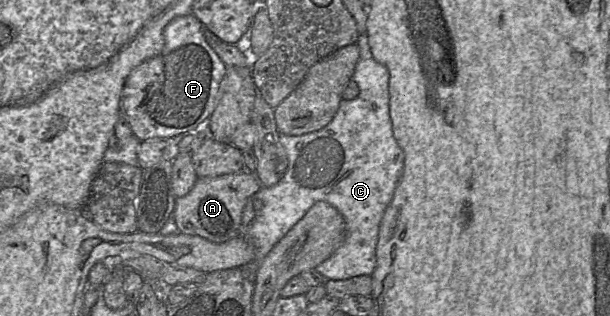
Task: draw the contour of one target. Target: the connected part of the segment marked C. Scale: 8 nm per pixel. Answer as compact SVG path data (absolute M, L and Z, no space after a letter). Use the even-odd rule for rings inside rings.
M359 34L358 41L356 44L359 47L359 60L356 64L352 80L359 87L359 95L353 100L342 99L339 104L338 110L334 115L333 119L330 123L328 123L324 128L313 131L310 133L306 133L299 136L289 136L280 134L279 140L283 145L287 158L288 158L288 167L287 170L282 177L282 179L272 187L261 187L259 191L257 191L254 195L250 196L249 199L259 199L263 202L263 208L259 211L256 211L256 215L254 220L247 226L245 226L242 230L242 235L245 239L253 246L255 257L252 262L253 267L253 279L255 282L255 272L257 271L257 267L263 258L270 252L270 250L287 234L287 232L301 219L304 217L306 212L313 206L317 201L325 201L332 205L337 211L342 215L345 221L345 239L342 245L325 261L320 263L315 270L319 272L322 276L324 276L327 280L343 280L349 279L356 276L371 275L376 267L376 246L378 242L378 234L379 234L379 226L380 222L383 218L384 212L393 199L395 189L400 181L402 176L402 172L404 170L404 153L401 147L398 145L392 129L392 122L390 118L390 110L389 110L389 71L383 64L376 61L372 55L367 34Z

